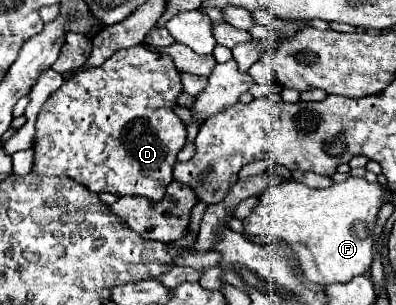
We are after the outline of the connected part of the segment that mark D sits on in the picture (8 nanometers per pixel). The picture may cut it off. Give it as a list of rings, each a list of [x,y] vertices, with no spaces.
[[[146,45],[118,49],[100,67],[78,69],[44,103],[34,137],[34,165],[38,175],[66,175],[94,193],[110,191],[116,195],[144,195],[160,201],[166,185],[172,181],[172,165],[186,143],[186,125],[174,113],[178,95],[182,95],[180,71],[170,55],[150,51]]]

